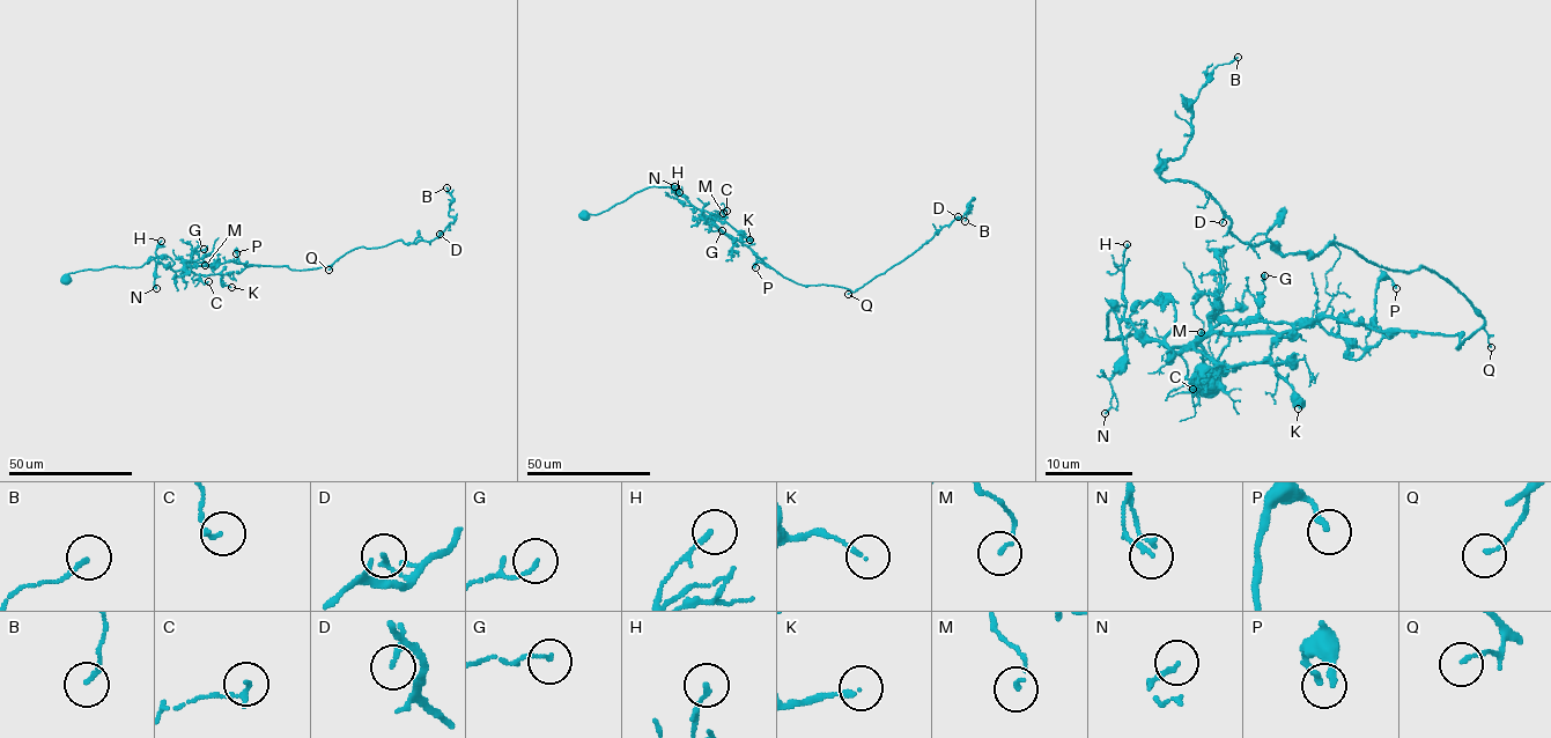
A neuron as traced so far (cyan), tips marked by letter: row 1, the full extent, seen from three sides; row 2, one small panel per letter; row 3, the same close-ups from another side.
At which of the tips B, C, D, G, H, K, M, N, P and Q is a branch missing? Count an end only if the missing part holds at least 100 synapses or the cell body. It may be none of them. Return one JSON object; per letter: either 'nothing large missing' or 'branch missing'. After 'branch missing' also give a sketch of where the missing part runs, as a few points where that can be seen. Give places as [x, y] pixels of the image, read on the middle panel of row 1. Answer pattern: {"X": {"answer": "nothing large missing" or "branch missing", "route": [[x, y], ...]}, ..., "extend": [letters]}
{"B": {"answer": "nothing large missing"}, "C": {"answer": "nothing large missing"}, "D": {"answer": "nothing large missing"}, "G": {"answer": "nothing large missing"}, "H": {"answer": "nothing large missing"}, "K": {"answer": "nothing large missing"}, "M": {"answer": "nothing large missing"}, "N": {"answer": "nothing large missing"}, "P": {"answer": "nothing large missing"}, "Q": {"answer": "nothing large missing"}, "extend": []}

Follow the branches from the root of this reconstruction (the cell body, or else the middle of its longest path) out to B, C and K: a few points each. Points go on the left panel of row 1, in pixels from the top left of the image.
B: (65, 280), (153, 259), (175, 271), (230, 262), (325, 267), (360, 246), (434, 240), (455, 221), (447, 187)
C: (65, 280), (71, 273), (140, 267), (154, 259), (208, 281)
K: (65, 280), (71, 273), (115, 266), (140, 267), (154, 259), (175, 271), (219, 274), (222, 282), (231, 287)

